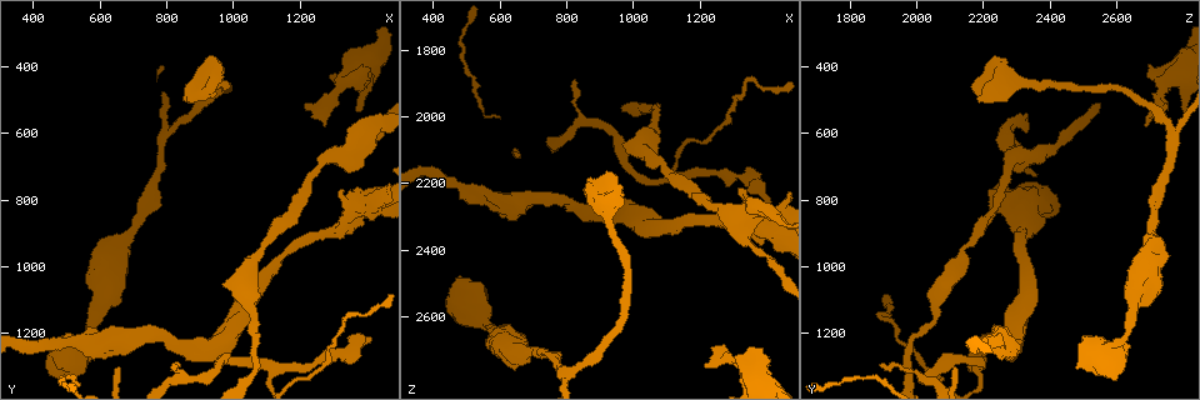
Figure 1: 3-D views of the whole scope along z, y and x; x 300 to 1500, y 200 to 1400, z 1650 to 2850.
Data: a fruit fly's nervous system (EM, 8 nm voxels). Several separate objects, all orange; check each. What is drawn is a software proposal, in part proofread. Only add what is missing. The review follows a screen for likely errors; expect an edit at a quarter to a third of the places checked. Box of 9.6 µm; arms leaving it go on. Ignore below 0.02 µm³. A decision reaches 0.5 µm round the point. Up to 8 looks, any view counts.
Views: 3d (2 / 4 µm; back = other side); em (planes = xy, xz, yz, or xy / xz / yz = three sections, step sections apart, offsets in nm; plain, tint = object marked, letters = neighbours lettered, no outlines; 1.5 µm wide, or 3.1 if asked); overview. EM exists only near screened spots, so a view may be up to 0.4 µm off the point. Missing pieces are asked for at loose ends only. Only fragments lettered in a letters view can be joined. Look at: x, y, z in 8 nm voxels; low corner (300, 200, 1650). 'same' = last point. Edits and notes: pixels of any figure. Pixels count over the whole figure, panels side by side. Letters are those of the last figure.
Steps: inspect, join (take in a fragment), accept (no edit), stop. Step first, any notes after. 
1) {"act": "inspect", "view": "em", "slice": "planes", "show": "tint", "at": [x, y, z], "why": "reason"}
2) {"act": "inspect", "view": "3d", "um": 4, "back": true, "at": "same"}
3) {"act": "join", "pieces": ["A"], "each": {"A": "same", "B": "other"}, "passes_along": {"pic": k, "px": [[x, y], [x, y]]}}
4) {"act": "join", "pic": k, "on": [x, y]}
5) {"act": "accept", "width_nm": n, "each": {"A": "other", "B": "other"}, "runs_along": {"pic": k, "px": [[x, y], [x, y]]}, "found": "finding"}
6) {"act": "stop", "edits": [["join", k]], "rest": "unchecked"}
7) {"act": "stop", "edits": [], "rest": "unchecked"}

{"act": "inspect", "view": "em", "slice": "planes", "show": "letters", "at": [1420, 1220, 2270], "why": "branch stops here"}

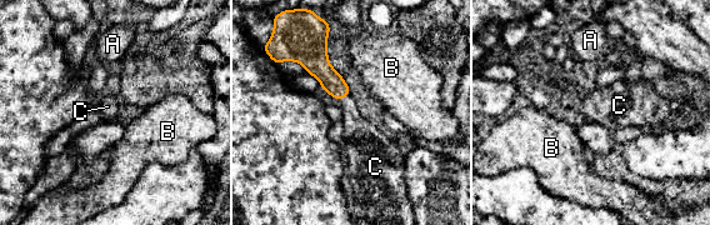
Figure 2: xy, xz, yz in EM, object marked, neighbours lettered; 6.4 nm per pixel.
{"act": "join", "pieces": ["C"], "each": {"A": "other", "B": "other", "C": "same"}, "found": "the cell continues"}

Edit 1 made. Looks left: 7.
{"act": "inspect", "view": "em", "slice": "planes", "show": "letters", "at": [860, 500, 2230], "why": "an open end"}

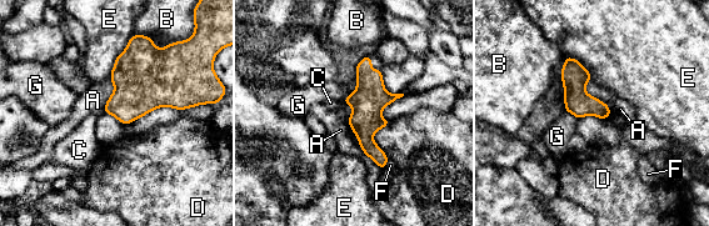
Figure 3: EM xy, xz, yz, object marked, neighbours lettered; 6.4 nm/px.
{"act": "accept", "each": {"A": "other", "B": "other", "C": "other", "D": "other", "E": "other", "F": "other", "G": "other"}, "border": {"pic": 3, "px": [[588, 80], [585, 91], [610, 116]]}, "found": "no lettered fragment goes on from it"}

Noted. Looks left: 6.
{"act": "inspect", "view": "3d", "um": 2, "at": [1390, 390, 2700], "why": "thick end"}

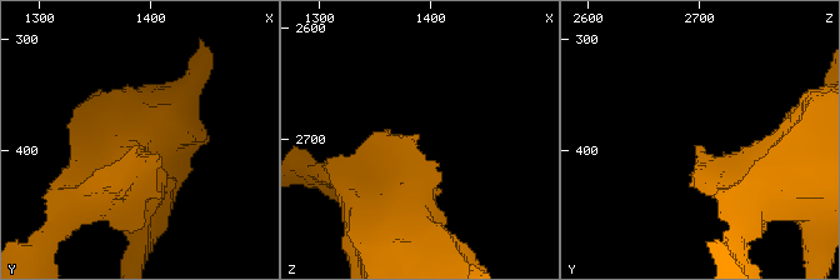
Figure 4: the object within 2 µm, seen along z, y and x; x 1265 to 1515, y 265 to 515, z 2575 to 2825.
{"act": "inspect", "view": "em", "slice": "yz", "step": 8, "show": "letters", "at": [1388, 396, 2698], "why": "need the tissue"}

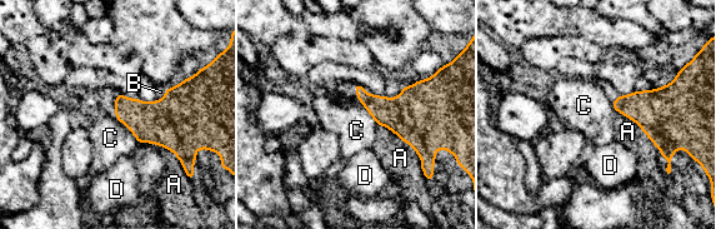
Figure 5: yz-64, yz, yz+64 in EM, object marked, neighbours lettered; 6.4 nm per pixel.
{"act": "inspect", "view": "em", "slice": "planes", "show": "letters", "at": "same"}

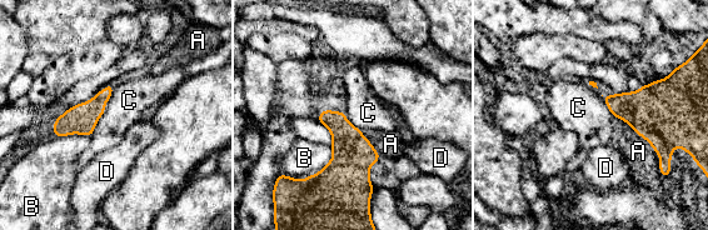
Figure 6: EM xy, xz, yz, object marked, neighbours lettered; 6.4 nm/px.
{"act": "accept", "each": {"A": "other", "B": "other", "C": "other", "D": "other"}, "found": "no lettered fragment goes on from it"}

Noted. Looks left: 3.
{"act": "stop", "edits": [["join", 2]], "rest": "unchecked"}

